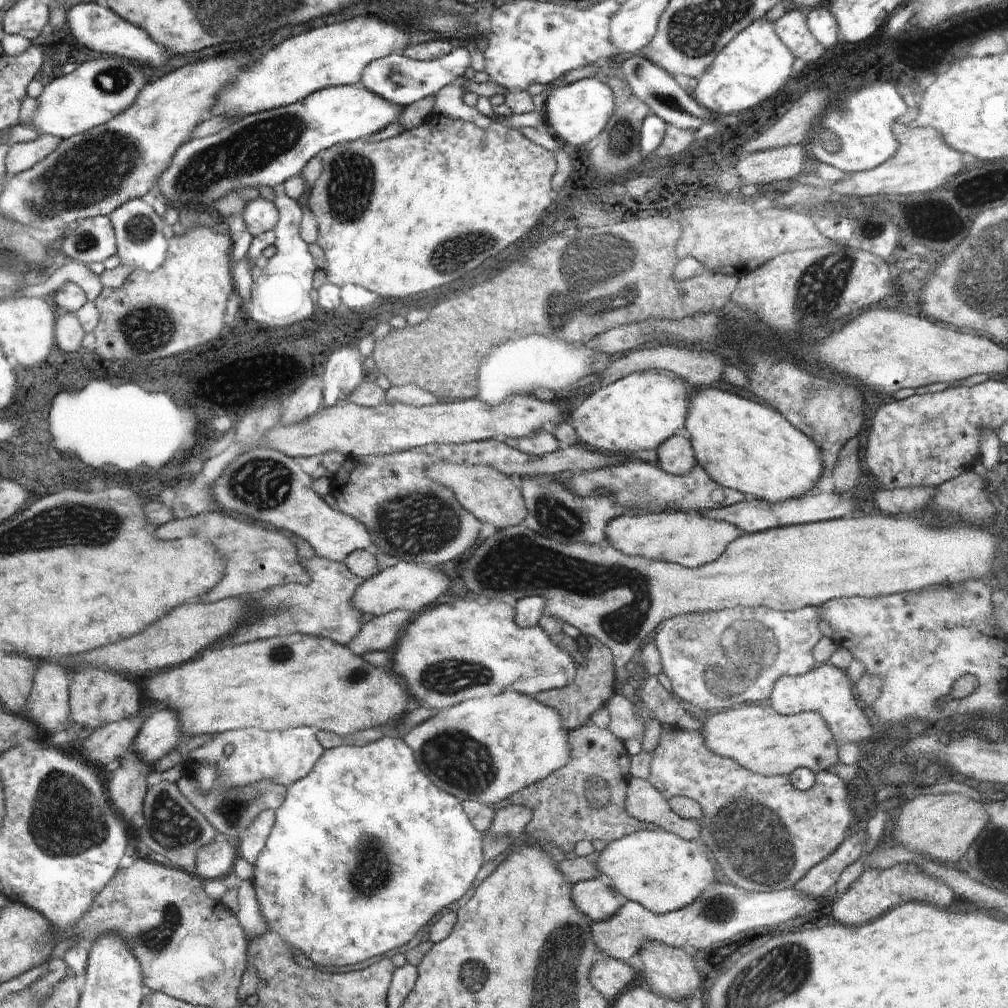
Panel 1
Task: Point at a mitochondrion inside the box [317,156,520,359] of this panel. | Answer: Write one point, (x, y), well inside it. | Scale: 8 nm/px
(451, 256)

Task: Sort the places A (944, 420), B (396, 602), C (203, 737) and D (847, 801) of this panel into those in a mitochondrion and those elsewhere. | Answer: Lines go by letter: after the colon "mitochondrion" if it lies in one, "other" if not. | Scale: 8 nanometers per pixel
A: mitochondrion
B: other
C: other
D: other

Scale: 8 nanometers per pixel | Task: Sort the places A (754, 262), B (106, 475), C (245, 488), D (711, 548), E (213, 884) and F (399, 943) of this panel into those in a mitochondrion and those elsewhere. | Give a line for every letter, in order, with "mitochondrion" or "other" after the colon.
A: other
B: other
C: mitochondrion
D: other
E: other
F: other

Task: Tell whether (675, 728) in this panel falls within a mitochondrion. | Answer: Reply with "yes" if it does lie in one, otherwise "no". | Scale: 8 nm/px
no

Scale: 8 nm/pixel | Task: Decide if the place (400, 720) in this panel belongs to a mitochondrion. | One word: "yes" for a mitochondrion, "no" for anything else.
no

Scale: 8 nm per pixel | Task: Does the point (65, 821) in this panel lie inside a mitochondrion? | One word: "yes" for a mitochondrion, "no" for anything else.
yes

